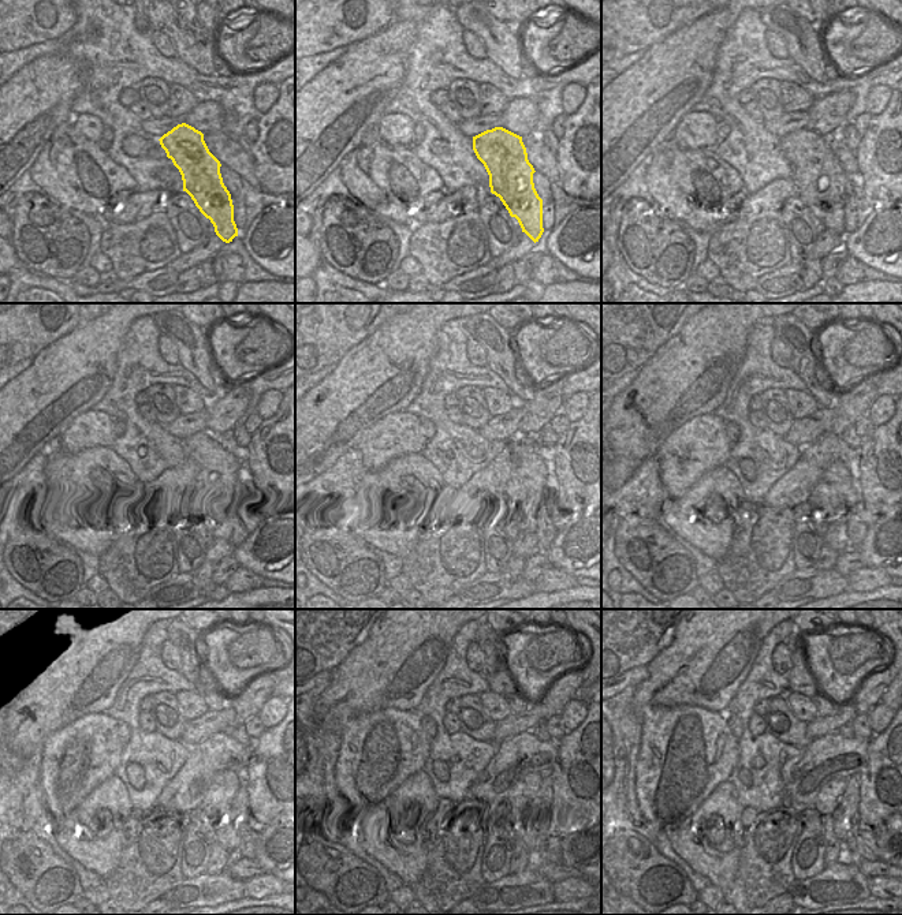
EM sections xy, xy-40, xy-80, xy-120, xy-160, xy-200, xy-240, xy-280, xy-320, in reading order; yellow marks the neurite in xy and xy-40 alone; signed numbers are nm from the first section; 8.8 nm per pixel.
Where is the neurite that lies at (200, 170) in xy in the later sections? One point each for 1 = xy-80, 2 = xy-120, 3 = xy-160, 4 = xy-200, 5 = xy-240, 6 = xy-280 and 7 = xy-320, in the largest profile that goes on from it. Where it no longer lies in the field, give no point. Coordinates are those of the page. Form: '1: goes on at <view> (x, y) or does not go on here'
1: goes on at xy-80 (816, 172)
2: goes on at xy-120 (213, 496)
3: goes on at xy-160 (524, 496)
4: goes on at xy-200 (827, 499)
5: goes on at xy-240 (216, 802)
6: goes on at xy-280 (522, 799)
7: goes on at xy-320 (827, 800)

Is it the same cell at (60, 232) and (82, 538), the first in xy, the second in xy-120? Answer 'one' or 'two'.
two

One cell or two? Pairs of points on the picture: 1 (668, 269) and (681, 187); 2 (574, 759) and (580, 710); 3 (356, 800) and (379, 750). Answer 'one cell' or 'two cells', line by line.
1: two cells
2: two cells
3: one cell

